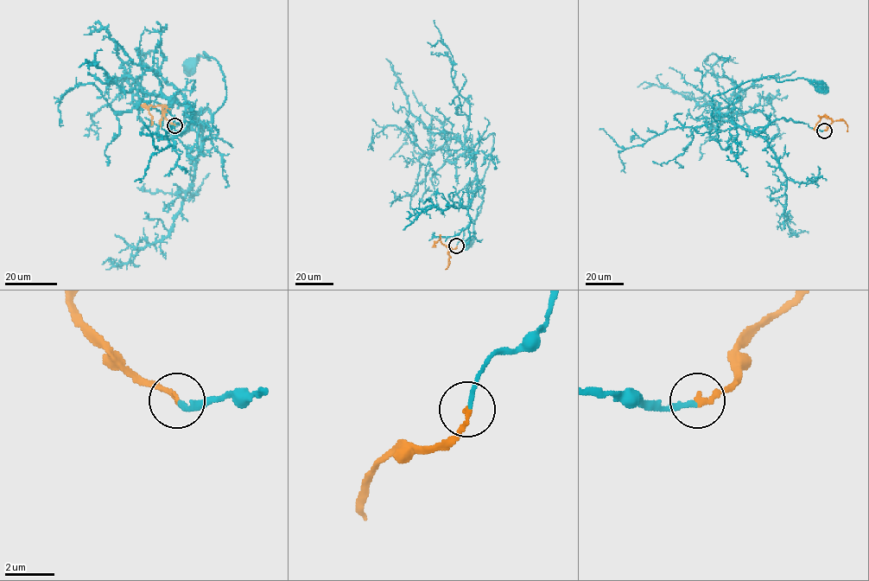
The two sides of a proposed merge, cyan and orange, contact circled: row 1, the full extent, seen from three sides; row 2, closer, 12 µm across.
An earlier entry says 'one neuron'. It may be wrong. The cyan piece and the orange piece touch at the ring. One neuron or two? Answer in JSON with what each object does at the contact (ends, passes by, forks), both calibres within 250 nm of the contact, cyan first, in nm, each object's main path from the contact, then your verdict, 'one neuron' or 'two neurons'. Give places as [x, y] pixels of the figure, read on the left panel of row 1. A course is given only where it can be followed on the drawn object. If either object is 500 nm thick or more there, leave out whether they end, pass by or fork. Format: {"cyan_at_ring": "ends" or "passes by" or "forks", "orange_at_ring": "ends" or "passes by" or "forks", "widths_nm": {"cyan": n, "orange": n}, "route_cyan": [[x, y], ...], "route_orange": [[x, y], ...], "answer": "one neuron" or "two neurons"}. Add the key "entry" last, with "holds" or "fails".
{"cyan_at_ring": "ends", "orange_at_ring": "ends", "widths_nm": {"cyan": 180, "orange": 190}, "route_cyan": [[174, 124], [210, 111], [199, 150], [226, 96], [213, 58], [190, 65]], "route_orange": [[174, 124], [167, 120], [160, 105], [149, 106], [151, 124]], "answer": "one neuron", "entry": "holds"}

